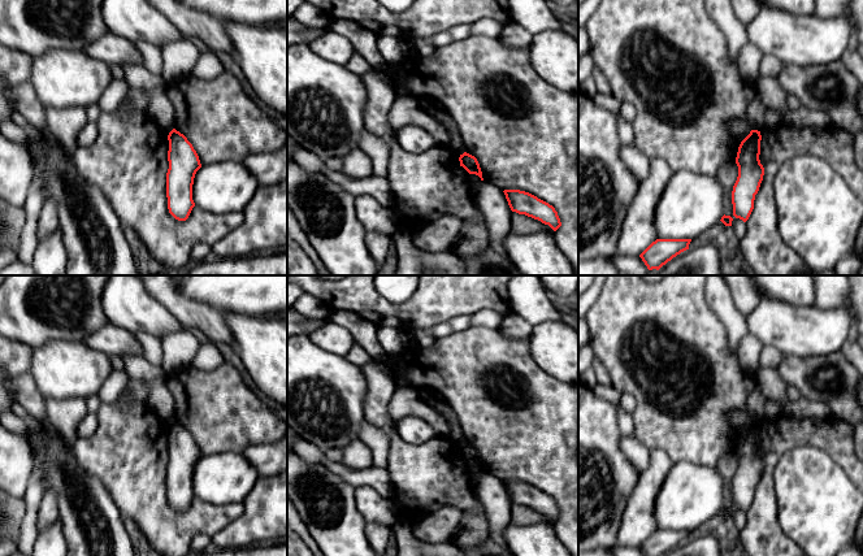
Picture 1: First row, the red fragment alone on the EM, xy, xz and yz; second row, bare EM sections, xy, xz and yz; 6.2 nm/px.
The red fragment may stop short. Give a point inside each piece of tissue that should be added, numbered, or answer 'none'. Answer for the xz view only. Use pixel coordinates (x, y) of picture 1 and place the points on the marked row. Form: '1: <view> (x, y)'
none

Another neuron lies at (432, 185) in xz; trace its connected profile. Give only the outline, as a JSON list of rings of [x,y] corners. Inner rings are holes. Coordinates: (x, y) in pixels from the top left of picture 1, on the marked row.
[[[373,68],[360,75],[365,90],[364,127],[389,144],[387,181],[393,197],[409,208],[409,216],[402,227],[425,230],[447,214],[461,220],[463,226],[454,239],[450,252],[460,259],[468,259],[490,247],[489,230],[485,218],[474,200],[474,187],[469,181],[469,173],[460,165],[459,155],[450,145],[438,145],[422,152],[408,153],[396,142],[395,133],[389,125],[389,112],[396,99],[396,91],[374,74]]]

